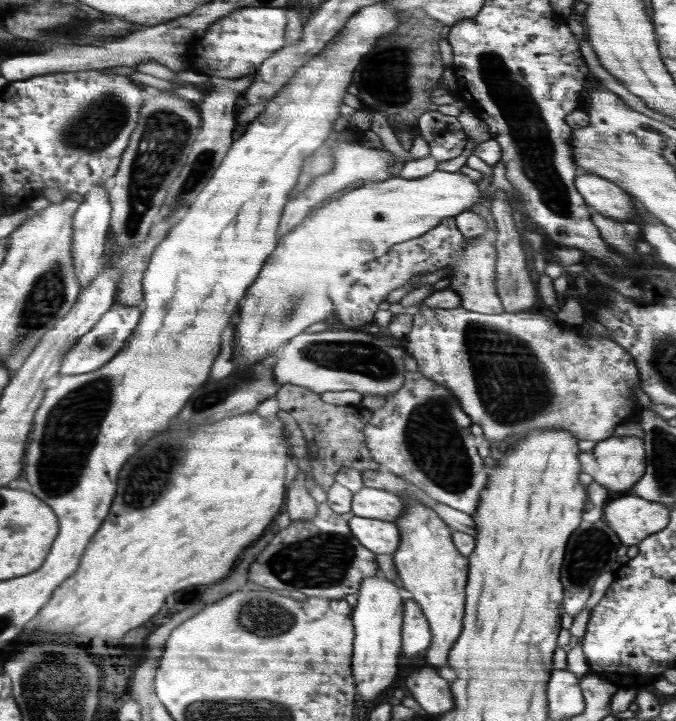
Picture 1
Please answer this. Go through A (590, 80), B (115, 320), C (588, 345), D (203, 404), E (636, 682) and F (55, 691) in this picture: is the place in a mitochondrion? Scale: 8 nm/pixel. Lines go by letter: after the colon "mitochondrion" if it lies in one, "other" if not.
A: other
B: other
C: other
D: mitochondrion
E: other
F: mitochondrion

